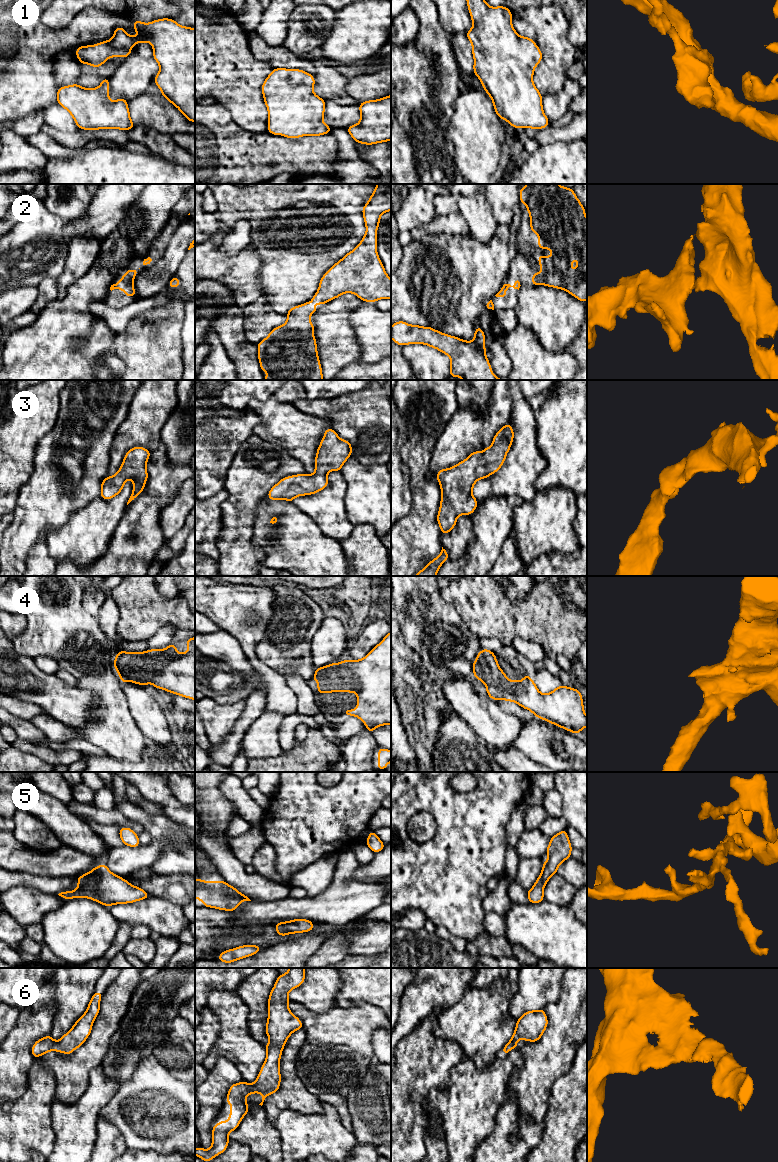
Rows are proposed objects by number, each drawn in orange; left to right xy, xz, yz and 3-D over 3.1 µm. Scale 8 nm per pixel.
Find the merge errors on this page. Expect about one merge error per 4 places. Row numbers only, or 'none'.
none

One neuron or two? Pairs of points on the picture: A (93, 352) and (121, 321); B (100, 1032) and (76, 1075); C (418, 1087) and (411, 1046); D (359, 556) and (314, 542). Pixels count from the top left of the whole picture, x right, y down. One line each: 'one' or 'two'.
A: two
B: one
C: one
D: two

